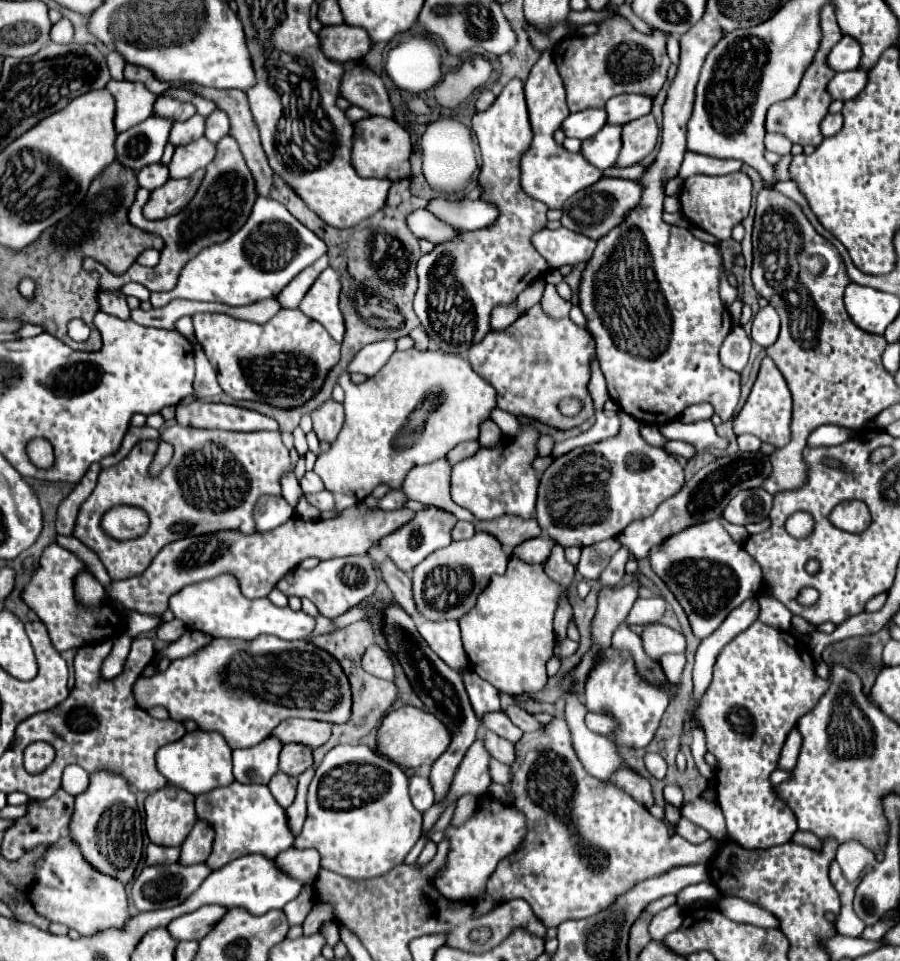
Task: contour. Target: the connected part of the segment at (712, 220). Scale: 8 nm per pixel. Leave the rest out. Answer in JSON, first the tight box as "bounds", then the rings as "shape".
{"bounds":[680,171,752,241],"shape":[[[736,171],[720,177],[710,175],[692,175],[684,181],[680,191],[680,203],[682,213],[694,227],[700,227],[712,235],[716,235],[720,241],[730,239],[730,231],[734,225],[738,225],[750,211],[752,201],[752,181],[746,173]]]}

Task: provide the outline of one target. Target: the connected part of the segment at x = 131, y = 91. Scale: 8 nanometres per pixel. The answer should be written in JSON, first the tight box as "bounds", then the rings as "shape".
{"bounds":[106,79,156,133],"shape":[[[111,79],[106,89],[114,95],[116,133],[128,131],[128,127],[142,123],[144,119],[148,119],[148,115],[152,115],[152,105],[156,101],[156,95],[150,93],[142,83]]]}

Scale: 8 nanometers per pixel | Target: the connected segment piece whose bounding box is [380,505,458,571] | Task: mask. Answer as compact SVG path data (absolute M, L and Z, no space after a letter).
M426 505L424 509L416 511L416 519L412 519L412 523L400 527L400 531L394 531L392 535L386 535L386 539L380 539L380 549L396 563L398 569L412 571L432 551L452 543L450 531L456 525L456 521L458 519L450 511L444 511L444 509L436 507L436 505Z

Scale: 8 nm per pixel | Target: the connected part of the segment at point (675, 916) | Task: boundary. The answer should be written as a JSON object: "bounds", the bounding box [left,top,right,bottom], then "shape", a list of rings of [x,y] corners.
{"bounds":[648,905,682,941],"shape":[[[672,905],[652,917],[648,925],[648,933],[652,939],[662,941],[668,933],[676,931],[680,925],[682,925],[682,909],[678,905]]]}

